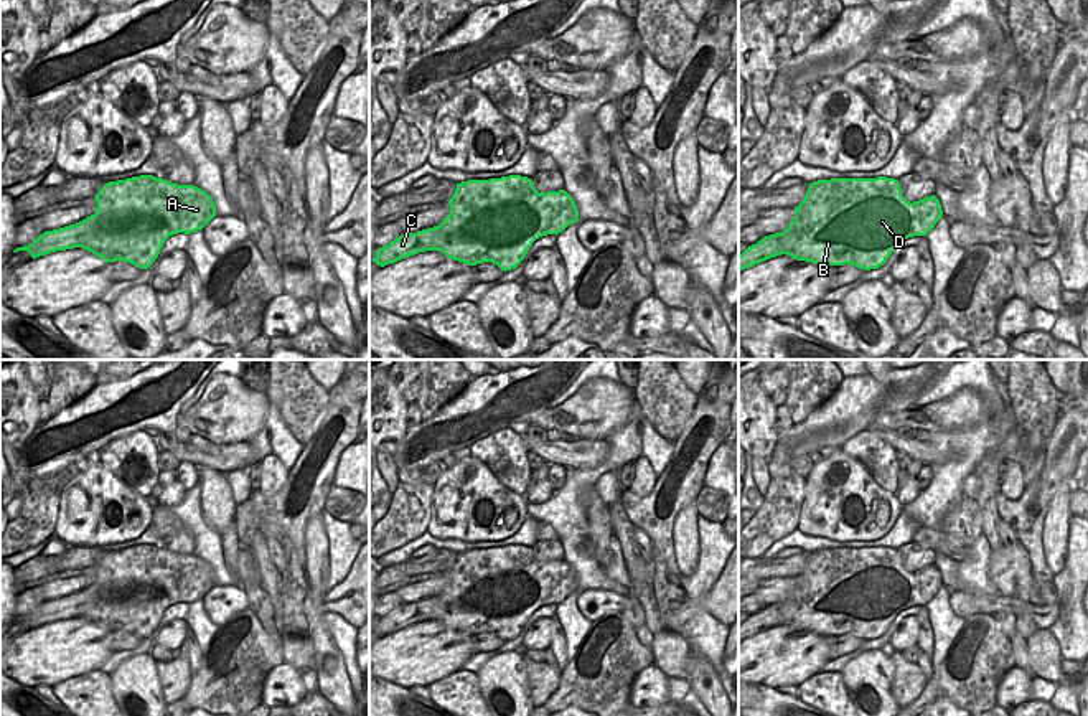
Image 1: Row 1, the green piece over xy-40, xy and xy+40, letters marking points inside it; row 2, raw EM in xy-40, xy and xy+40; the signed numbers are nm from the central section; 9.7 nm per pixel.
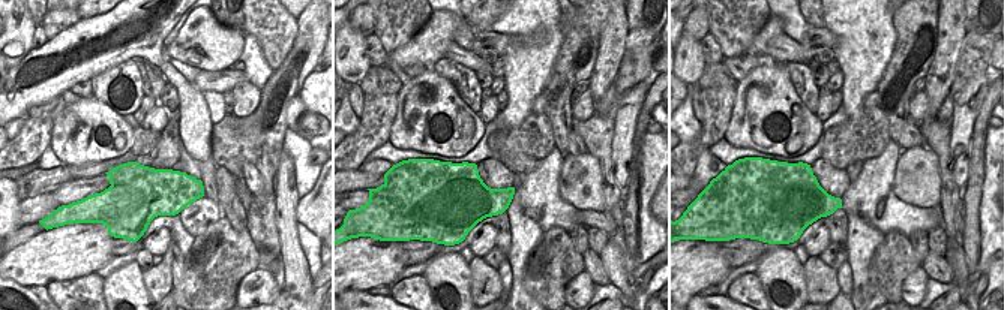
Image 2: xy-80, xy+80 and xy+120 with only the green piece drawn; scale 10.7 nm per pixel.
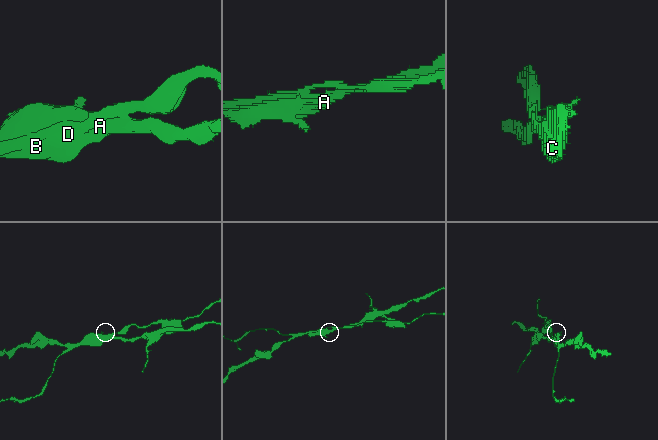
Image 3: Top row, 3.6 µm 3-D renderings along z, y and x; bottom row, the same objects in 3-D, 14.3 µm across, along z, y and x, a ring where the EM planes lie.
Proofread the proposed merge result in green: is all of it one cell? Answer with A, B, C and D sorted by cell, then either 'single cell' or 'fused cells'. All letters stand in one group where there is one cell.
groups A B D / C; fused cells

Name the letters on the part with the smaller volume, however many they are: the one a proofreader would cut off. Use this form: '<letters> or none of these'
C

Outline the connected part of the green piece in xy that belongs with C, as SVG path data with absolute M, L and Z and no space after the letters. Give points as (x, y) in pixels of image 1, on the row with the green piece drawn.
M491 205L488 210L473 216L463 216L458 221L440 223L429 229L401 234L389 244L379 247L373 262L384 267L419 252L437 251L448 231L452 236L457 236L458 226L462 228L463 236L470 236L473 239L490 239L495 243L506 243L508 239L513 239L513 236L501 236L495 231L496 214L501 214L501 206Z

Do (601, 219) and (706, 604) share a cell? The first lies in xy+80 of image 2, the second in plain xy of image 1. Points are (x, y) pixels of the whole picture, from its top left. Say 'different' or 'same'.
same

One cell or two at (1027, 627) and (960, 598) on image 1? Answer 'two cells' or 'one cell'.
two cells

